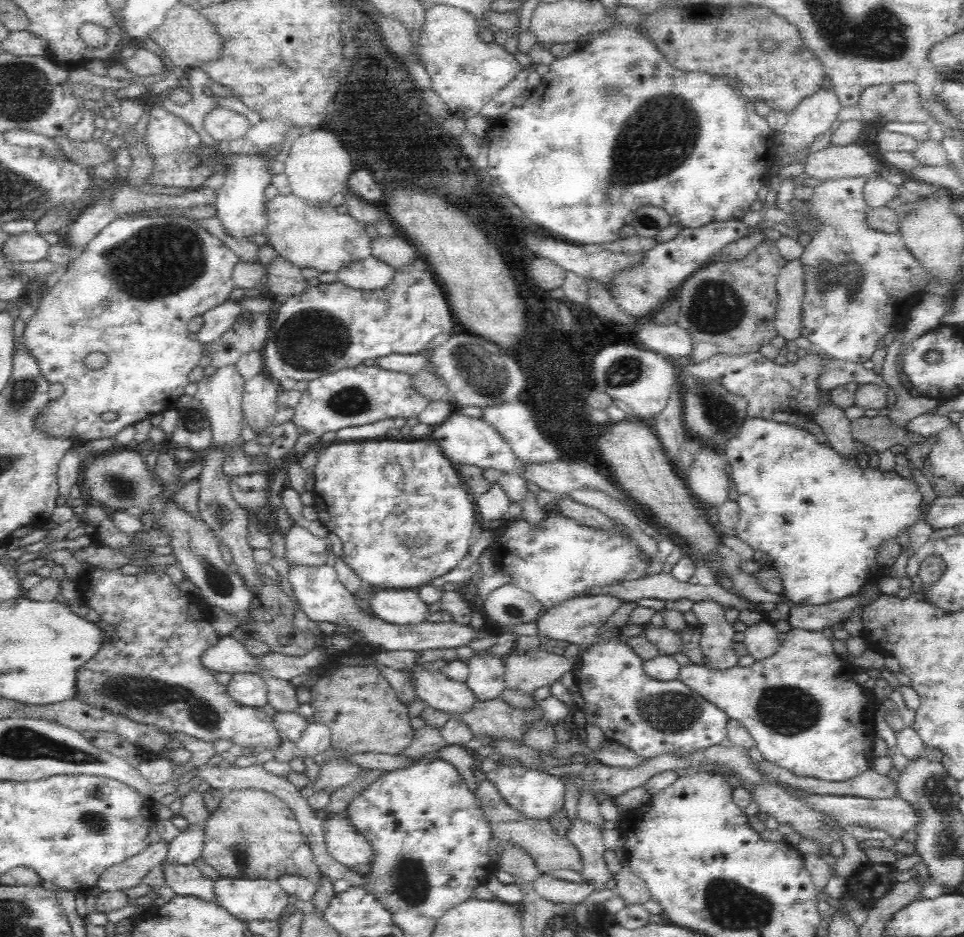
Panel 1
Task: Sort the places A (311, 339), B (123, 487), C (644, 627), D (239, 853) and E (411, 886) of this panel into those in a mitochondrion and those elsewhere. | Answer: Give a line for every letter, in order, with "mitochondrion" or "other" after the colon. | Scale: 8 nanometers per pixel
A: mitochondrion
B: mitochondrion
C: other
D: mitochondrion
E: mitochondrion

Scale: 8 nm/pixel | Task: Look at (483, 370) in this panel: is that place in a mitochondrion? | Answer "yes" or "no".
yes

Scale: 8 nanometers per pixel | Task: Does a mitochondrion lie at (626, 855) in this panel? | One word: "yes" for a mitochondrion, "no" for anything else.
no

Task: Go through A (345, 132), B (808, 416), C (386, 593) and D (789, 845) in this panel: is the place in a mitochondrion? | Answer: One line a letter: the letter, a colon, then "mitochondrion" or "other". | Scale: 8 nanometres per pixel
A: other
B: other
C: other
D: other

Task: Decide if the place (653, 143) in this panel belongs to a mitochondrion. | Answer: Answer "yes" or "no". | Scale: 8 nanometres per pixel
yes

